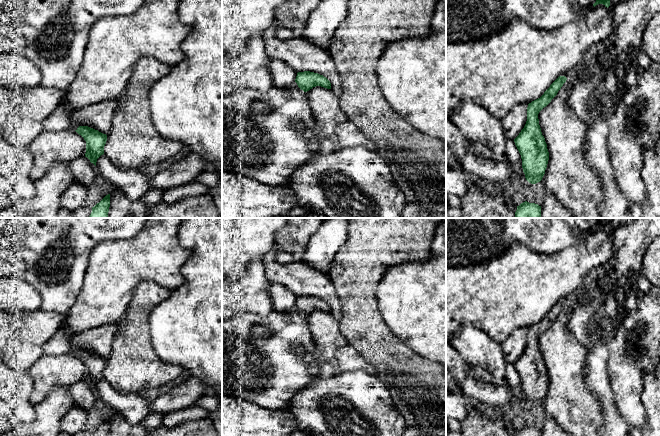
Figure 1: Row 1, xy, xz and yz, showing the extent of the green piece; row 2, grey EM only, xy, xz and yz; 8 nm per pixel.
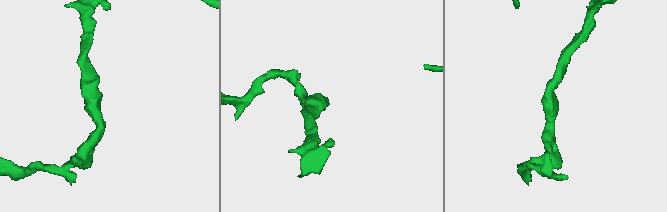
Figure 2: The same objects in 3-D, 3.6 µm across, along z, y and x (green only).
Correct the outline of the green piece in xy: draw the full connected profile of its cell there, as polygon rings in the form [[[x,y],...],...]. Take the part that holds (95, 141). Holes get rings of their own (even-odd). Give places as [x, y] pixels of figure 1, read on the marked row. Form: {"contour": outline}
{"contour": [[[79,126],[75,131],[86,141],[85,157],[96,166],[97,159],[104,154],[107,135],[88,126]]]}

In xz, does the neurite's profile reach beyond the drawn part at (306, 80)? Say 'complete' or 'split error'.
complete

